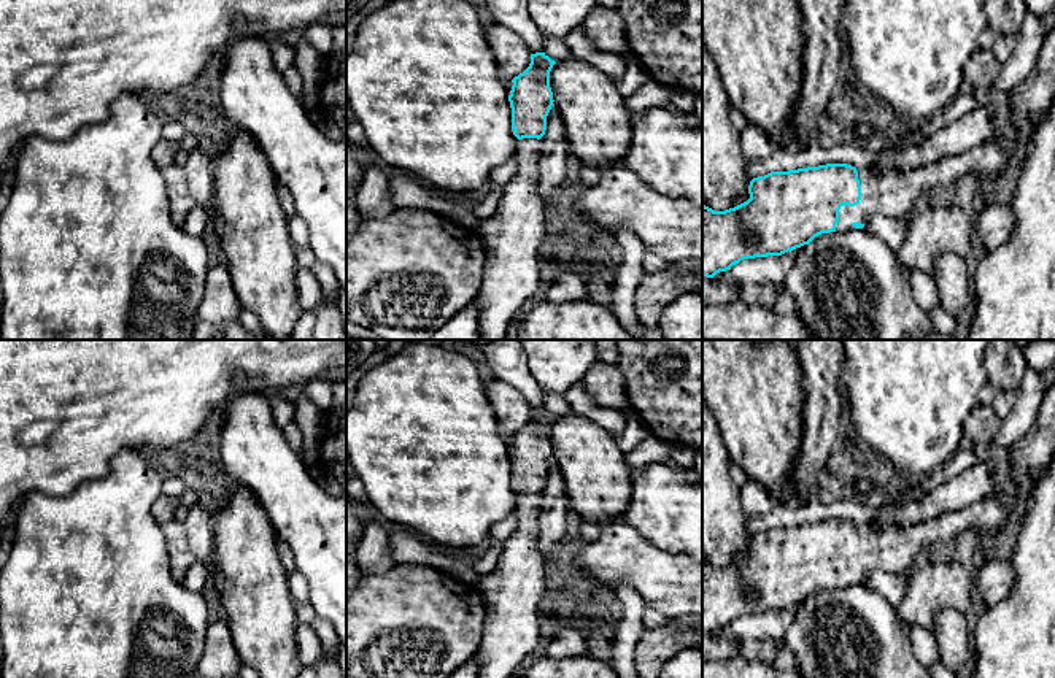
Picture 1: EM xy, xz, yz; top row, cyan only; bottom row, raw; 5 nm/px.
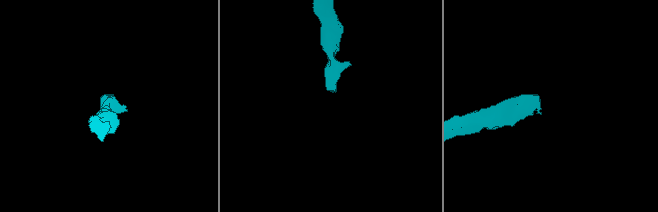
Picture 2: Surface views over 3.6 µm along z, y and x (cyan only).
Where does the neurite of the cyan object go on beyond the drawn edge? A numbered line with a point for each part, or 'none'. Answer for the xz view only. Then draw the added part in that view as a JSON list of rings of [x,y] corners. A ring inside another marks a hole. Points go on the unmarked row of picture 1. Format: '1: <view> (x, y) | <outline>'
1: xz (512, 593) | [[[523,494],[516,530],[504,540],[496,568],[477,581],[485,600],[483,632],[473,656],[477,678],[510,678],[540,640],[540,600],[547,591],[539,548],[540,495]]]

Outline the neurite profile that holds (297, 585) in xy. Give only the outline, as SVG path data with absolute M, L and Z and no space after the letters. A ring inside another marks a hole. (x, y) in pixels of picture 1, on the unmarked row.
M299 570L288 573L288 586L296 605L310 603L308 583Z

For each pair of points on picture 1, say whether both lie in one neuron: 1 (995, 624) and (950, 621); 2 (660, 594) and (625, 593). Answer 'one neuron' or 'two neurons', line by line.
1: two neurons
2: two neurons

